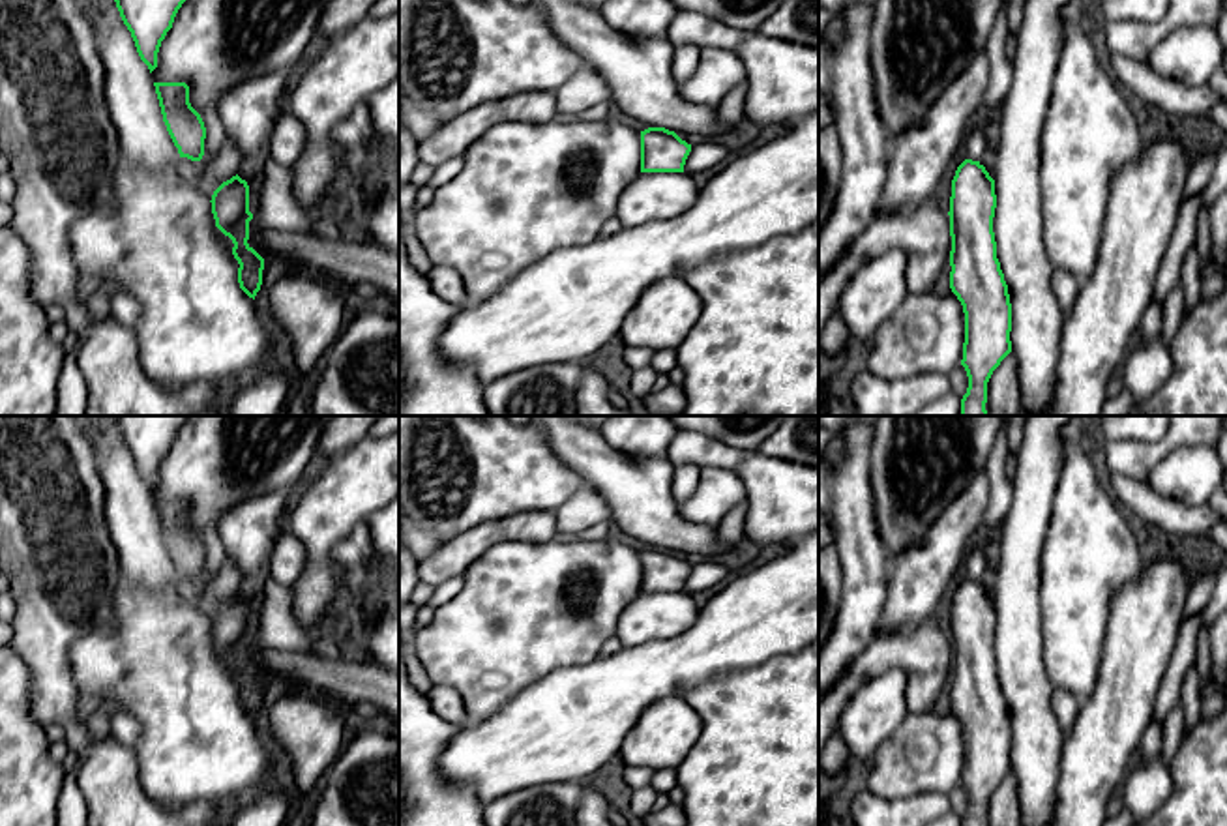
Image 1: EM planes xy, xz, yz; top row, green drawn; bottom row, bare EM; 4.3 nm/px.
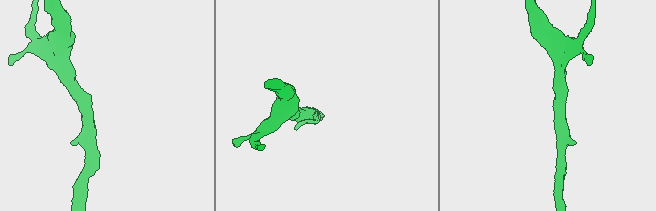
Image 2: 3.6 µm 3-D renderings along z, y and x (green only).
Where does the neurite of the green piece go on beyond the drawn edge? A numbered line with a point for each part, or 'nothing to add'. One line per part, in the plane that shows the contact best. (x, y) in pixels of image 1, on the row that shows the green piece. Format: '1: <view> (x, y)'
nothing to add

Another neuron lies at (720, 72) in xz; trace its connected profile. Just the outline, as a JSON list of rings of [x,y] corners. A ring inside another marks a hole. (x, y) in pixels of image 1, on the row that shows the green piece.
[[[706,47],[695,73],[678,86],[680,96],[697,105],[717,107],[734,88],[747,82],[736,51]]]

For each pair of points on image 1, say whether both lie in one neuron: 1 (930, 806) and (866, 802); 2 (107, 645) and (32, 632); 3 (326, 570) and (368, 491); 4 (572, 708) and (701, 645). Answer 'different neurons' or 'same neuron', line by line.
1: same neuron
2: different neurons
3: same neuron
4: same neuron

